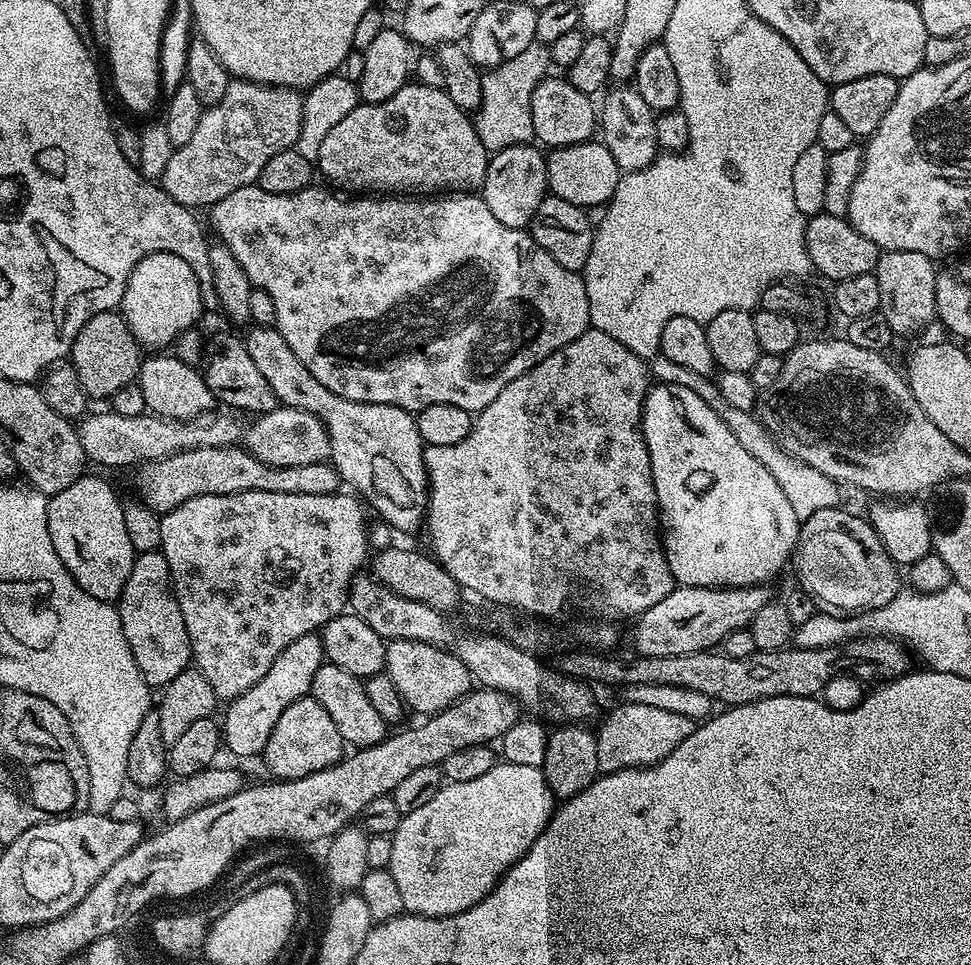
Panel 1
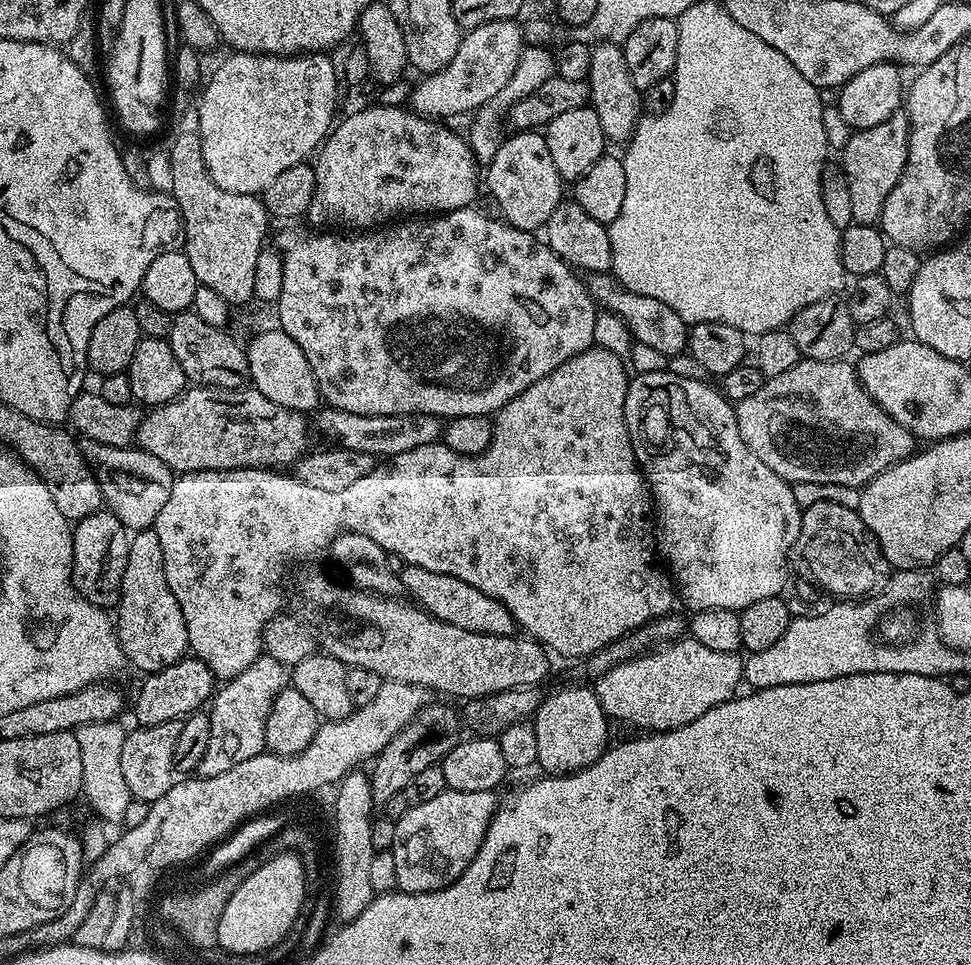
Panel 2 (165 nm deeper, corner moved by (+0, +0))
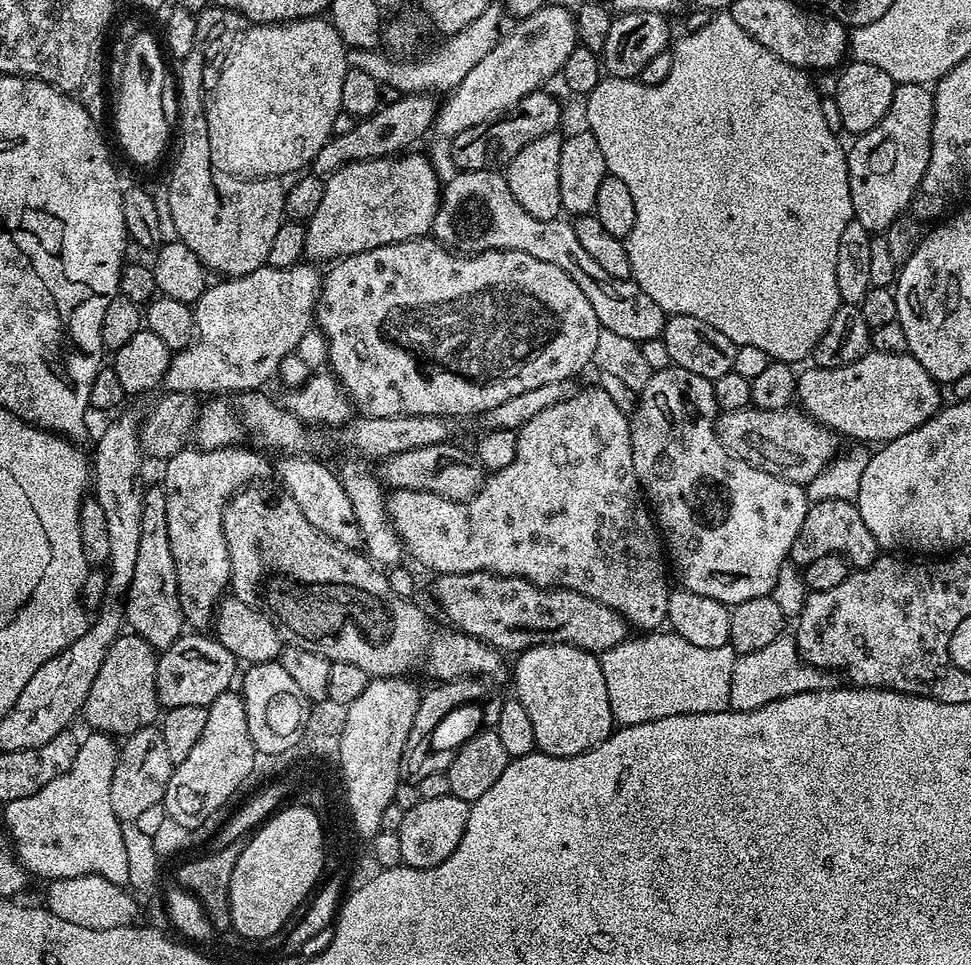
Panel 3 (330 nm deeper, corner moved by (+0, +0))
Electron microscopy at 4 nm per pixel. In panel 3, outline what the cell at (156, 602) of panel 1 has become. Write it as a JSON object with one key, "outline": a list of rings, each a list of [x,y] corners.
{"outline":[[[156,486],[143,493],[142,530],[138,541],[138,558],[134,576],[130,578],[128,595],[124,597],[124,618],[127,627],[150,646],[163,650],[185,631],[184,611],[178,602],[178,586],[174,570],[174,554],[170,554],[170,530],[166,527],[166,494]]]}

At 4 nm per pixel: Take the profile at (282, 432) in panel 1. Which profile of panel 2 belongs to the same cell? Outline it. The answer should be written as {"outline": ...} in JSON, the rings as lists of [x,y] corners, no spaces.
{"outline":[[[324,406],[315,413],[315,416],[315,431],[317,428],[328,439],[325,441],[329,445],[346,450],[358,450],[358,454],[370,454],[374,458],[391,458],[398,454],[406,454],[406,450],[415,450],[417,446],[430,446],[437,443],[442,436],[441,417],[434,414],[386,414],[385,416],[350,414],[346,410]]]}

